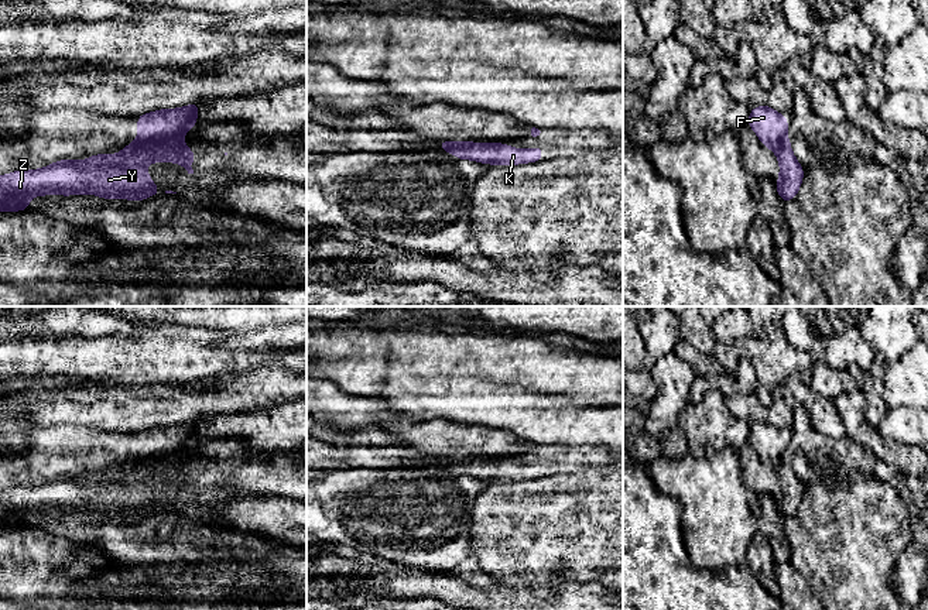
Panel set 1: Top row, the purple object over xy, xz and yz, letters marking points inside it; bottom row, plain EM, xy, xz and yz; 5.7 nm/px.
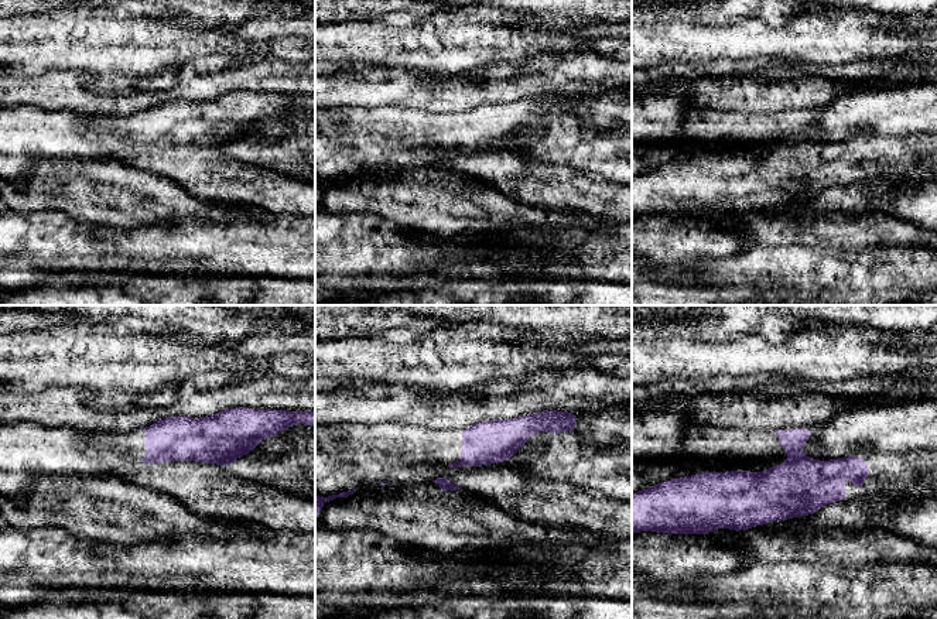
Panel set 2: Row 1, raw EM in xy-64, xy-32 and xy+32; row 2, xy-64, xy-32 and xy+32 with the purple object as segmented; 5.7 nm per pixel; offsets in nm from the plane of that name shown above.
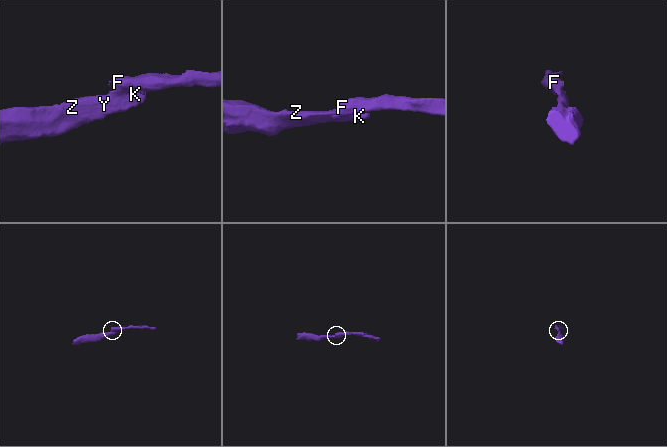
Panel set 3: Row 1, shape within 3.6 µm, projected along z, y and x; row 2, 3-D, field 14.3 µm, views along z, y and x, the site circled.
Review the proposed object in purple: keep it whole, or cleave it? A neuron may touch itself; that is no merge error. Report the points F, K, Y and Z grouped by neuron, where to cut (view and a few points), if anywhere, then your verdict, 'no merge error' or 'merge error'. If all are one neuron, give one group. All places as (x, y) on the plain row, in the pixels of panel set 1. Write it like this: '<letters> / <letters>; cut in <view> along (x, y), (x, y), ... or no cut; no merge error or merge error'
F / K Y Z; cut in xy along (181, 459), (119, 470); merge error

